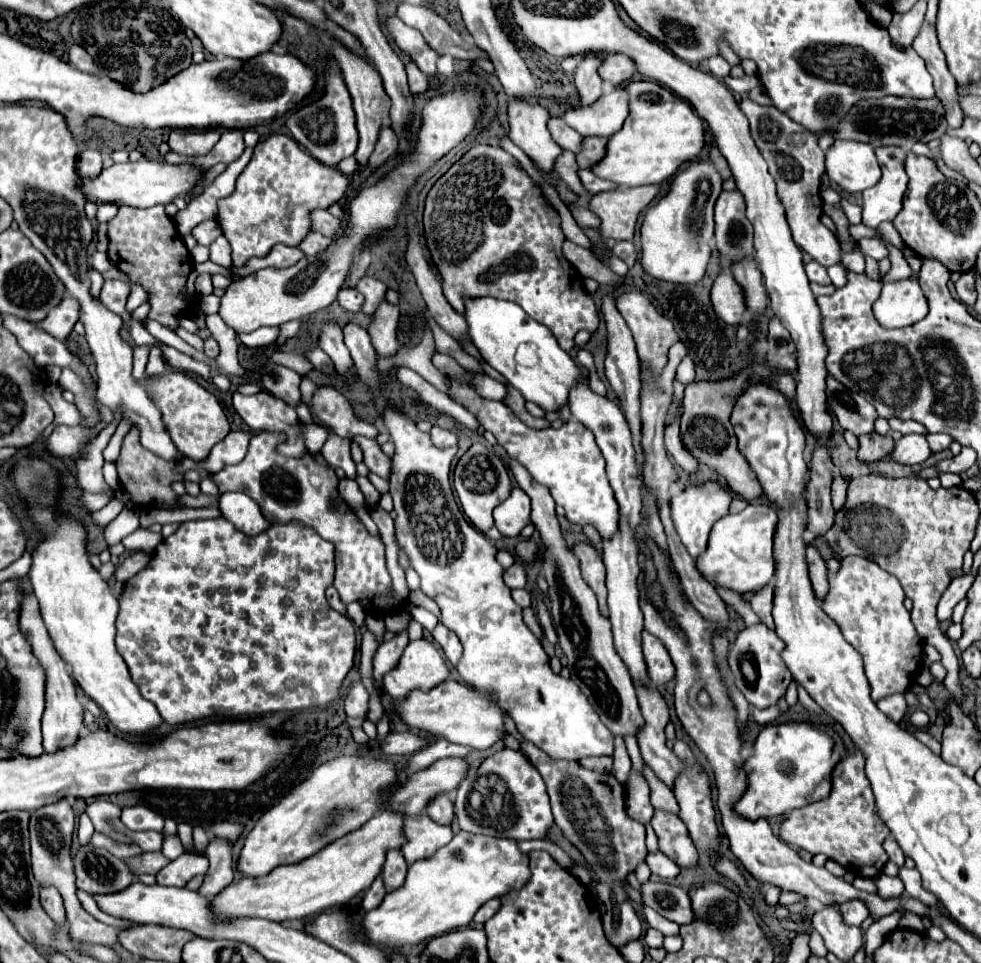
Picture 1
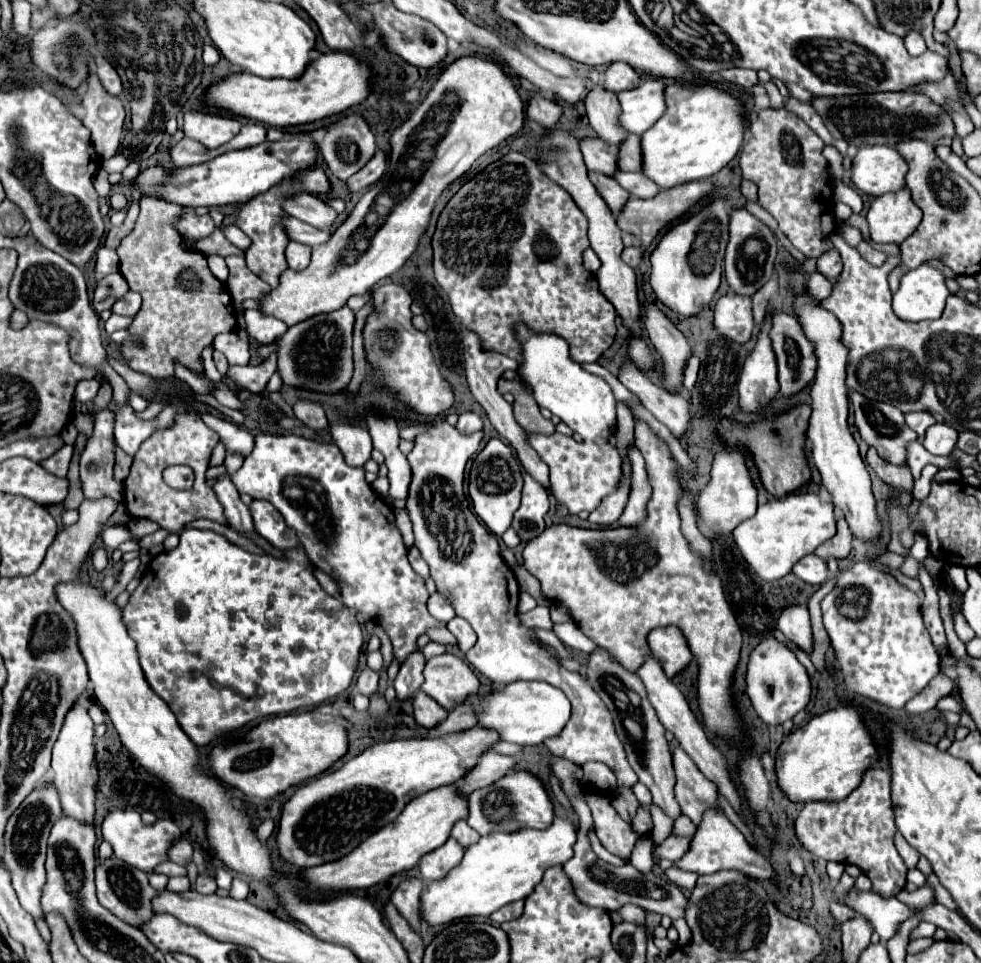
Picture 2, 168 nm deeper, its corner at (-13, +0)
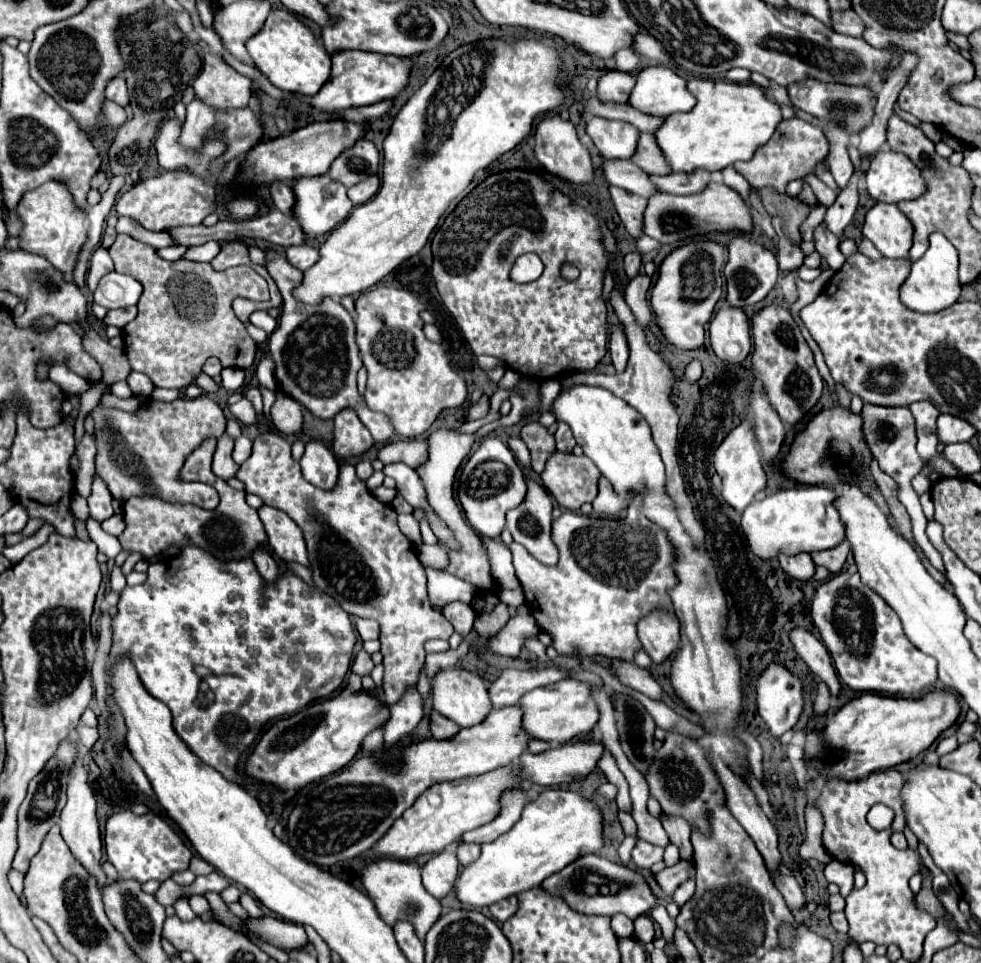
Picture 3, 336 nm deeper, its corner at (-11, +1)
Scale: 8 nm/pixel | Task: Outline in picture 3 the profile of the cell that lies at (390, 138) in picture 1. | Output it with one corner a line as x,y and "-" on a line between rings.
369,176
367,180
359,182
357,186
351,186
347,194
355,206
361,206
367,200
371,200
377,194
377,190
379,190
379,176

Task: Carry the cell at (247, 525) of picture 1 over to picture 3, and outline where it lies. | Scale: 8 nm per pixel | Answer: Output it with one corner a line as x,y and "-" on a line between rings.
263,506
263,508
259,508
259,518
269,536
271,550
281,560
299,562
303,566
309,566
303,532
287,514
283,514
281,510
275,510
271,506

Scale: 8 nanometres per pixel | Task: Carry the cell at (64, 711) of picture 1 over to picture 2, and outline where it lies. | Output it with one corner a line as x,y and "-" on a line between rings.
77,701
73,705
73,709
69,709
69,713
65,715
59,739
55,741
53,747
53,763
51,763
51,777
55,781
55,787
61,795
61,805
63,811
71,817
77,817
81,821
93,823
93,813
95,813
95,745
93,745
93,737
95,737
95,725
89,717
87,707
81,705
81,701

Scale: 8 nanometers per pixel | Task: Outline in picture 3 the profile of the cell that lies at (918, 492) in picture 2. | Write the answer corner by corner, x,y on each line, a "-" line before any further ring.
915,402
909,406
916,423
917,452
921,457
931,457
937,452
937,416
941,414
931,402

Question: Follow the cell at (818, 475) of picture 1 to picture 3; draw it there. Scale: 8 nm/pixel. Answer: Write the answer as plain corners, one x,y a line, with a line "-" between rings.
843,540
839,546
835,546
831,550
823,550
823,552
811,554
811,558
813,558
813,562
817,566
825,566
831,574
837,574
843,568
843,564
845,564
847,554
849,554
849,542

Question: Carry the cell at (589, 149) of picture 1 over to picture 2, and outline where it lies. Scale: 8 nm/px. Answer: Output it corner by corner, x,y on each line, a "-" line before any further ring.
627,135
619,145
617,167
621,171
641,171
641,145
639,135

